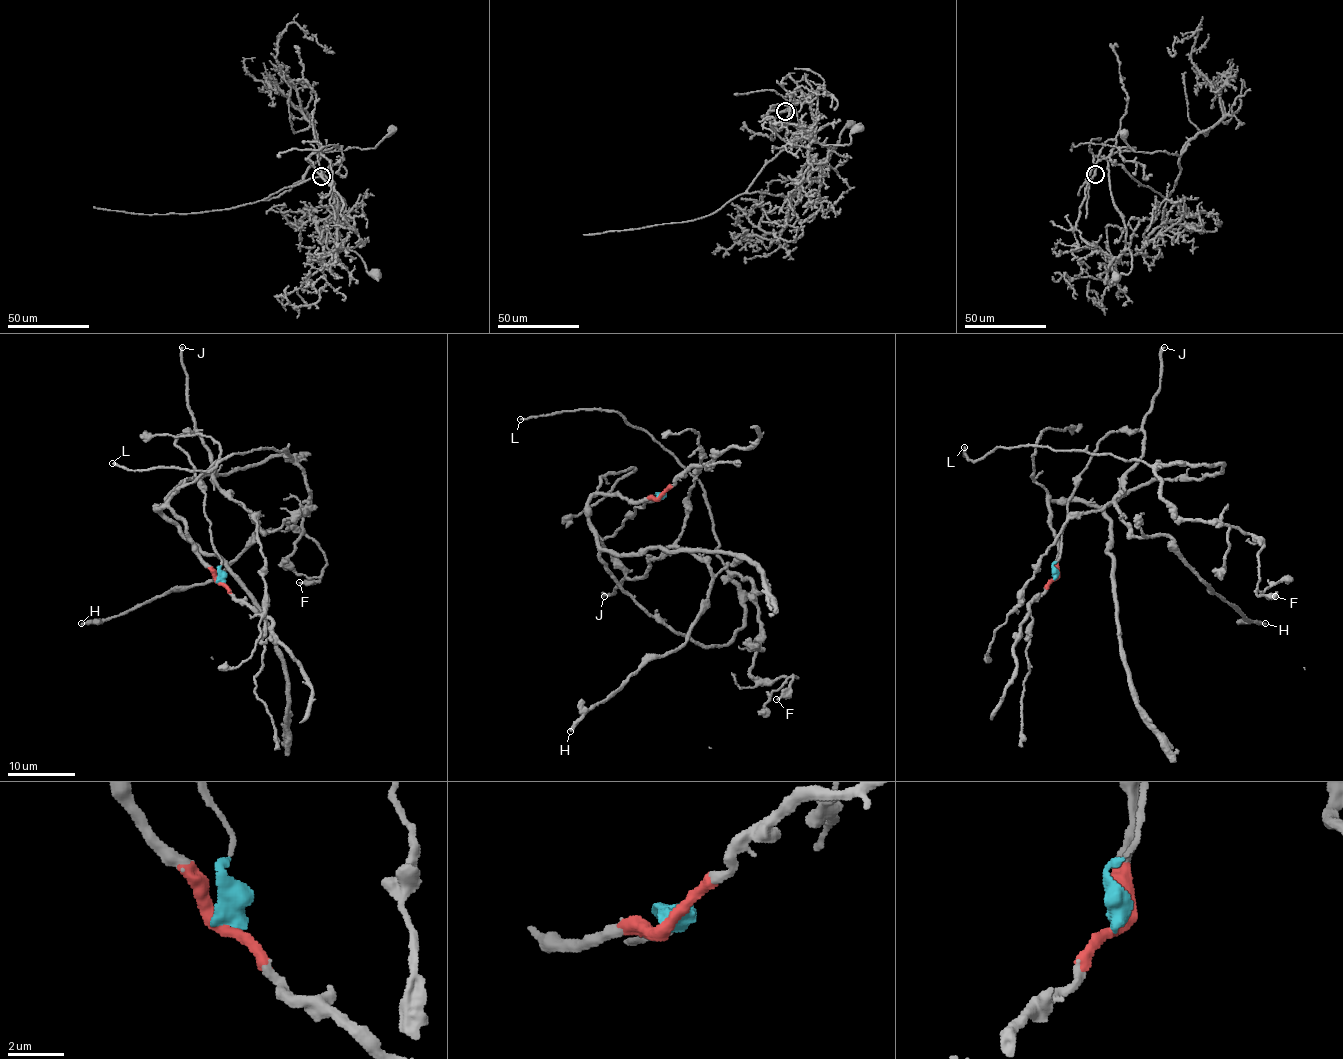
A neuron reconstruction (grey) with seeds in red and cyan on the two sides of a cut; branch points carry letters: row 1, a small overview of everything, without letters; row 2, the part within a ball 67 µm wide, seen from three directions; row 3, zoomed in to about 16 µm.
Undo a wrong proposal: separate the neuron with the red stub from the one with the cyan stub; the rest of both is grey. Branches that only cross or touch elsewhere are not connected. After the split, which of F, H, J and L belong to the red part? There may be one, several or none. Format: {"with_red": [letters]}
{"with_red": ["F", "L"]}

